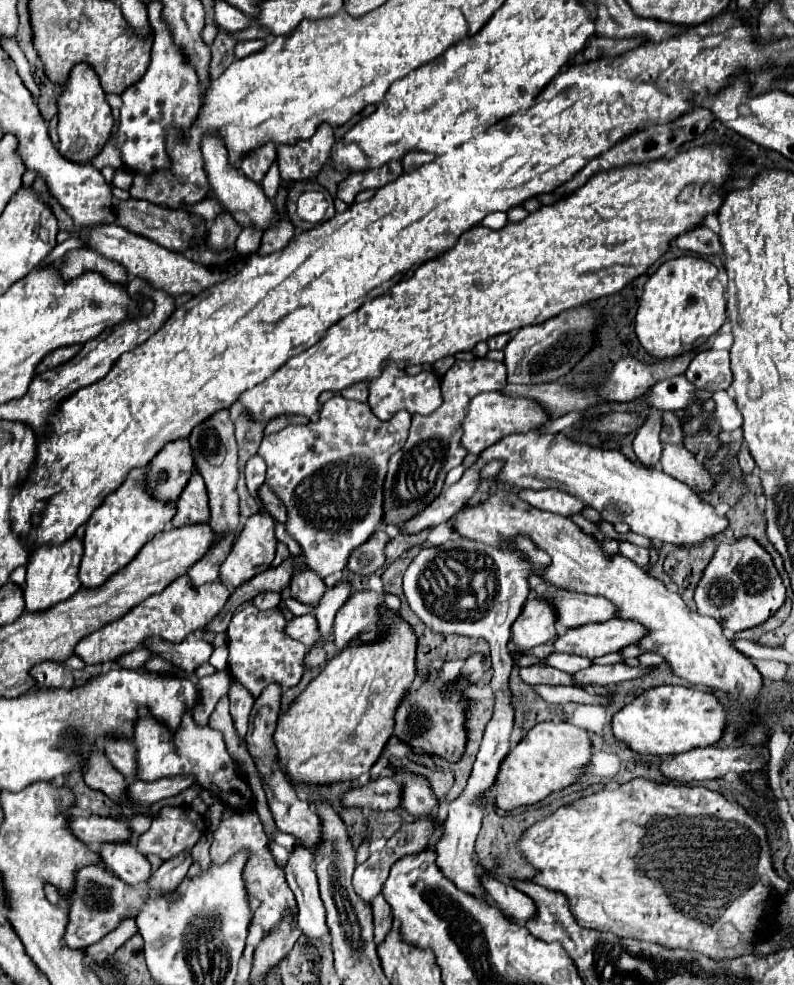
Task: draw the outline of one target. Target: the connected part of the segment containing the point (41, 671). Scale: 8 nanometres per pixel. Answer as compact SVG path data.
M52 661L40 663L30 671L30 675L36 679L38 687L52 687L52 689L74 687L74 679L64 673L62 663L52 663Z

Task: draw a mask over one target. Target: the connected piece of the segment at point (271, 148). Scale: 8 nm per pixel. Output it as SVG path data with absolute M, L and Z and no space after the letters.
M264 143L262 147L258 147L258 151L250 151L250 155L244 155L240 161L240 171L260 183L262 177L266 175L268 167L274 163L276 159L276 145L274 143Z

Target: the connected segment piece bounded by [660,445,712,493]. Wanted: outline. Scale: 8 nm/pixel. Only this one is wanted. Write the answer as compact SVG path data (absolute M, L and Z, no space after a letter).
M664 445L662 451L662 469L676 477L682 483L688 483L694 491L702 493L712 489L712 477L710 473L704 469L704 465L690 455L684 447L676 447L676 445Z

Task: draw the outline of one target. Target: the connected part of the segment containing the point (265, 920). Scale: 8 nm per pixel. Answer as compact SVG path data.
M242 809L236 811L230 819L222 819L218 829L214 831L214 841L210 845L210 857L212 857L212 865L222 865L226 863L234 853L238 851L248 851L248 861L244 865L244 883L246 883L246 891L250 897L260 899L260 907L254 911L252 915L252 923L262 925L264 935L268 931L272 931L286 913L296 913L298 905L294 903L294 893L290 891L286 877L284 877L284 867L276 865L270 849L268 849L268 839L264 835L262 823L258 819L256 809Z

